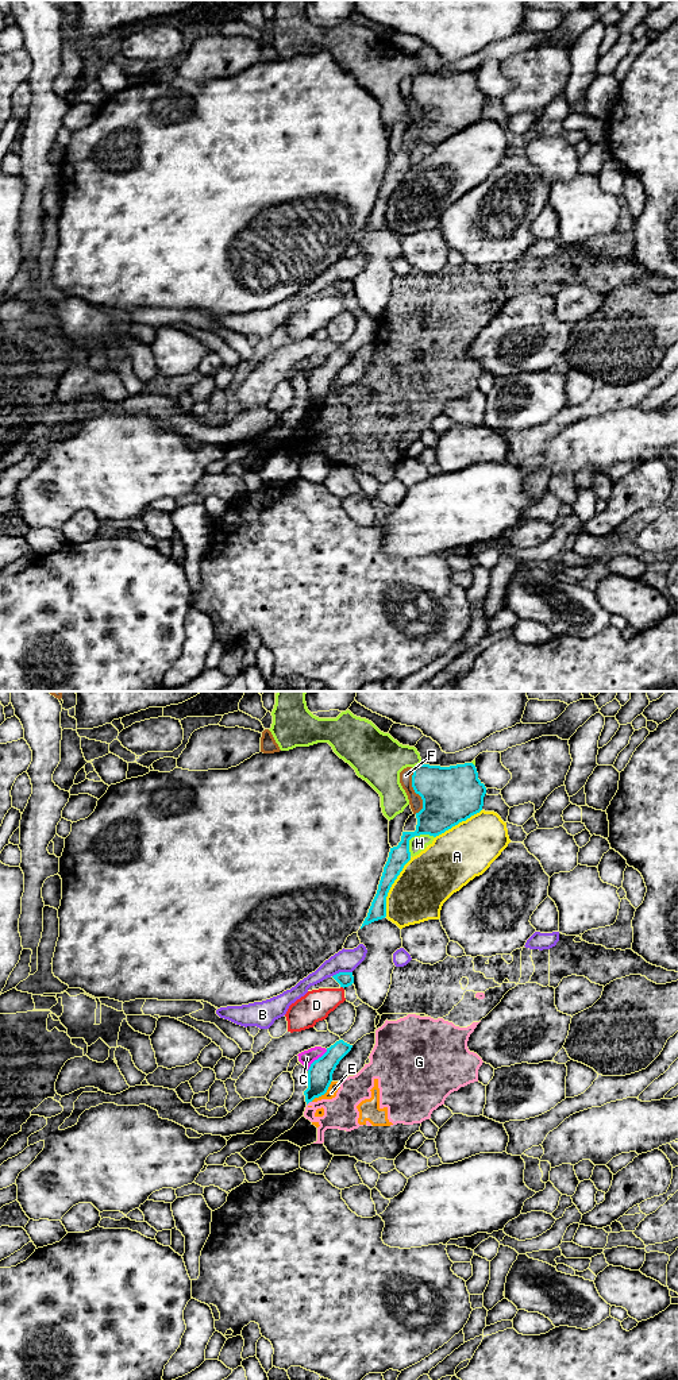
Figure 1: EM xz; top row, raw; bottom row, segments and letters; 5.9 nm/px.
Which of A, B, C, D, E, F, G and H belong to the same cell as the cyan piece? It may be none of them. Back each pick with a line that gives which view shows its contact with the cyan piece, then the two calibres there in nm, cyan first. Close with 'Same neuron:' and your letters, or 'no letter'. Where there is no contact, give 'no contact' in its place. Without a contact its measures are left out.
Same neuron: no letter

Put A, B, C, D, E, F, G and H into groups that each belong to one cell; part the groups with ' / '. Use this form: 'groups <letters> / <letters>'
groups A / B / C E G / D / F / H

